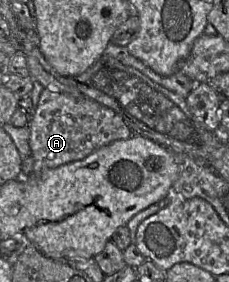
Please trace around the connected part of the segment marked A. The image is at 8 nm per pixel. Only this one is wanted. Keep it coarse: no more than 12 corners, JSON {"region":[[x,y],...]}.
{"region":[[42,90],[27,127],[31,175],[133,135],[90,98]]}

